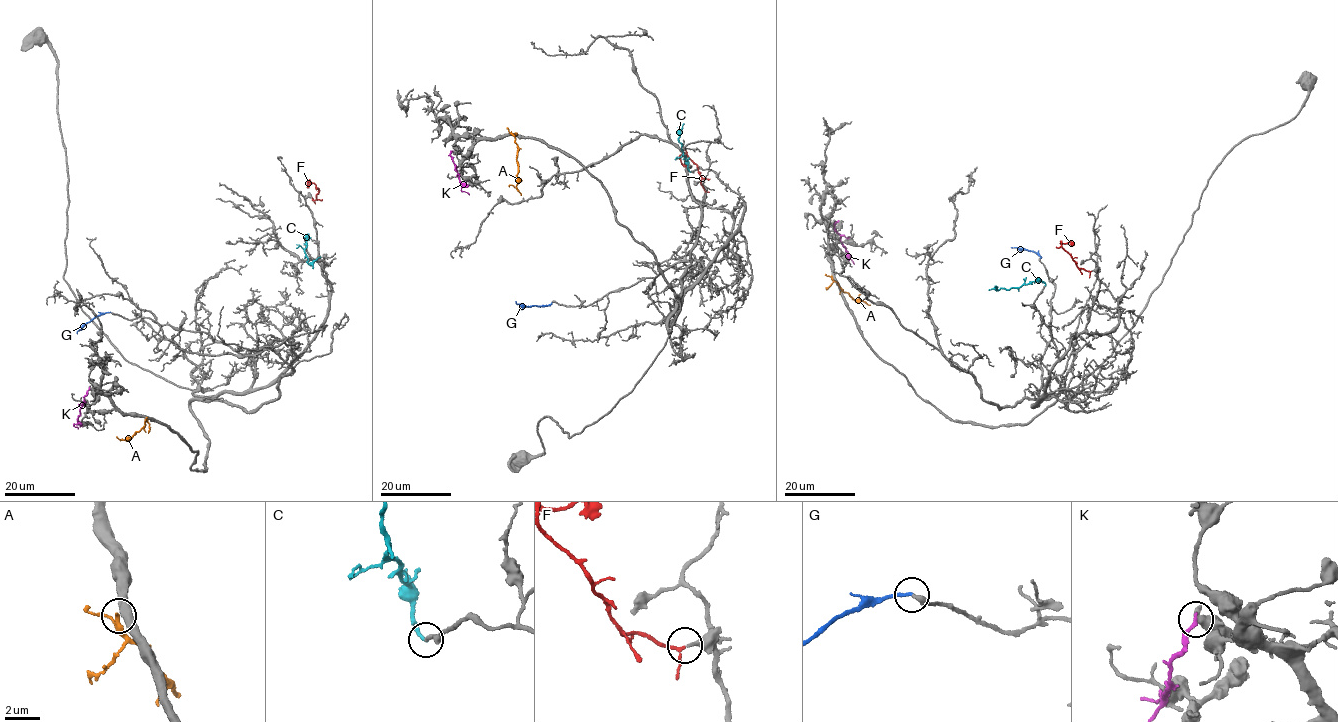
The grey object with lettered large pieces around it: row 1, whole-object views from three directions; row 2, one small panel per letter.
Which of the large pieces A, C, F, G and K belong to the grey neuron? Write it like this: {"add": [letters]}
{"add": ["C", "F", "G"]}

